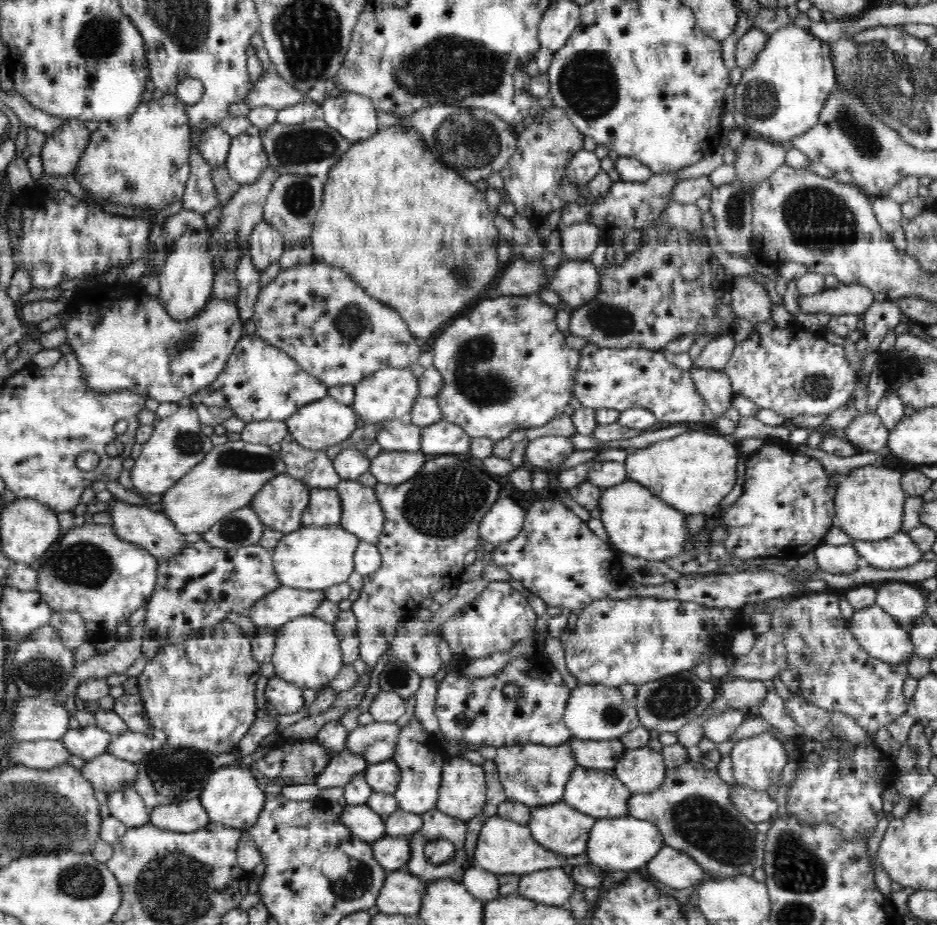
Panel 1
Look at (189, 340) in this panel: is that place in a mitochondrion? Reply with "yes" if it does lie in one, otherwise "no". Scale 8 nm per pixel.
yes

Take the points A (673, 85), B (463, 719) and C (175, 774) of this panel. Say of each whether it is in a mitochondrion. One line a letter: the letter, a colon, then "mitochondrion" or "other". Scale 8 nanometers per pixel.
A: other
B: mitochondrion
C: mitochondrion

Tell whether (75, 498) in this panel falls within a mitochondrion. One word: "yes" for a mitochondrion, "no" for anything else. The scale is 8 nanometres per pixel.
no

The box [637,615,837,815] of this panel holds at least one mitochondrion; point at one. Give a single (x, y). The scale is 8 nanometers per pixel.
(673, 698)

